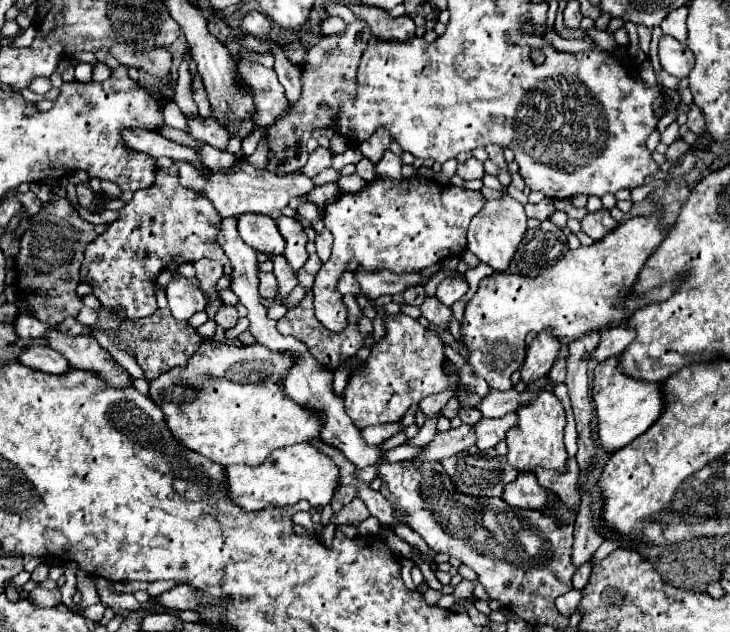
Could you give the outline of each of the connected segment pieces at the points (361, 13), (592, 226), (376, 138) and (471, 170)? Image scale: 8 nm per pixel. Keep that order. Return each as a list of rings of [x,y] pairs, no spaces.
[[[350,3],[348,9],[358,17],[364,19],[370,29],[372,35],[376,39],[384,39],[384,41],[408,41],[414,37],[414,21],[404,15],[404,17],[390,17],[388,11],[378,11],[378,7],[362,7],[362,3]]]
[[[606,209],[588,213],[580,223],[582,223],[582,233],[592,237],[594,241],[600,241],[606,233],[610,233],[614,227],[618,227],[618,221],[614,221]]]
[[[378,129],[370,139],[366,139],[362,145],[360,145],[360,151],[366,159],[370,159],[374,165],[382,159],[382,155],[388,151],[388,145],[390,145],[392,137],[386,129]]]
[[[470,157],[468,161],[458,163],[456,175],[462,177],[464,181],[470,181],[470,179],[482,179],[482,177],[484,177],[484,165],[482,165],[480,161],[476,161],[474,157]]]

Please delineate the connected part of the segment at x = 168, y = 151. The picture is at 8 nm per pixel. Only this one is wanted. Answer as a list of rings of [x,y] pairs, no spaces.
[[[124,131],[122,137],[136,151],[148,153],[152,157],[168,157],[172,161],[186,161],[186,163],[194,165],[198,171],[202,171],[204,177],[208,175],[202,159],[198,159],[198,153],[194,149],[178,145],[170,139],[164,139],[156,131]]]

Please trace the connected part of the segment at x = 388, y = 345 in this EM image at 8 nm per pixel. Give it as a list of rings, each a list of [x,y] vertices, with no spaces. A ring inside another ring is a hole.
[[[390,315],[386,319],[386,327],[388,327],[388,335],[376,343],[372,347],[372,353],[366,361],[366,369],[362,373],[354,373],[348,379],[343,393],[345,411],[354,421],[354,425],[358,429],[364,429],[368,425],[380,425],[380,423],[396,423],[404,417],[404,413],[408,411],[410,405],[418,403],[420,399],[428,397],[428,395],[436,395],[440,391],[444,391],[448,385],[458,381],[458,373],[454,375],[446,375],[442,371],[444,367],[444,341],[428,327],[420,325],[420,321],[408,317],[408,315]]]

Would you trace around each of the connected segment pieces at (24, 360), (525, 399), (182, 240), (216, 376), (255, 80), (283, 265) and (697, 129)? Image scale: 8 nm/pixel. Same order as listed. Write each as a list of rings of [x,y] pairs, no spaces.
[[[32,345],[24,349],[20,353],[20,363],[30,369],[50,373],[50,375],[64,375],[66,371],[70,371],[68,359],[62,353],[50,349],[48,345]]]
[[[548,381],[544,387],[536,389],[536,391],[526,391],[526,393],[518,393],[516,389],[510,389],[510,391],[494,391],[490,389],[488,395],[482,399],[482,405],[480,405],[480,411],[484,417],[502,417],[510,411],[516,411],[518,405],[528,405],[532,403],[532,399],[540,393],[540,391],[554,391],[554,385]]]
[[[156,169],[154,185],[150,189],[136,191],[132,201],[128,201],[120,209],[120,219],[110,223],[108,229],[86,247],[80,277],[82,281],[94,287],[94,295],[98,297],[102,307],[106,311],[112,311],[118,319],[138,319],[152,315],[158,309],[152,281],[158,277],[158,273],[170,263],[170,259],[176,253],[184,255],[190,263],[202,257],[228,263],[222,247],[216,243],[216,221],[220,221],[220,215],[216,213],[214,205],[210,209],[210,201],[206,197],[182,187],[178,183],[178,173],[174,169],[166,169],[166,171]]]
[[[208,339],[190,357],[186,369],[174,369],[150,381],[150,397],[160,397],[160,409],[166,417],[168,429],[188,449],[222,463],[224,467],[238,463],[254,467],[262,465],[274,449],[296,443],[310,443],[312,439],[320,437],[322,415],[314,409],[300,407],[286,395],[284,379],[292,365],[294,355],[270,351],[258,343],[252,347],[232,347],[228,343],[216,345],[212,339]]]
[[[242,61],[240,73],[242,73],[242,79],[254,87],[254,105],[256,105],[254,123],[260,129],[270,127],[288,111],[284,87],[280,85],[276,73],[272,69],[262,67],[260,63]]]
[[[284,255],[274,257],[274,275],[276,275],[276,279],[278,279],[278,295],[276,295],[274,299],[261,298],[260,302],[266,308],[269,308],[274,303],[280,303],[280,301],[298,285],[298,279],[296,279],[296,275],[292,273],[290,265],[286,263],[286,257],[284,257]]]
[[[694,103],[690,105],[690,113],[688,113],[686,127],[688,127],[692,133],[696,133],[696,135],[704,135],[704,133],[706,133],[706,123],[704,123],[702,111],[700,111]]]

